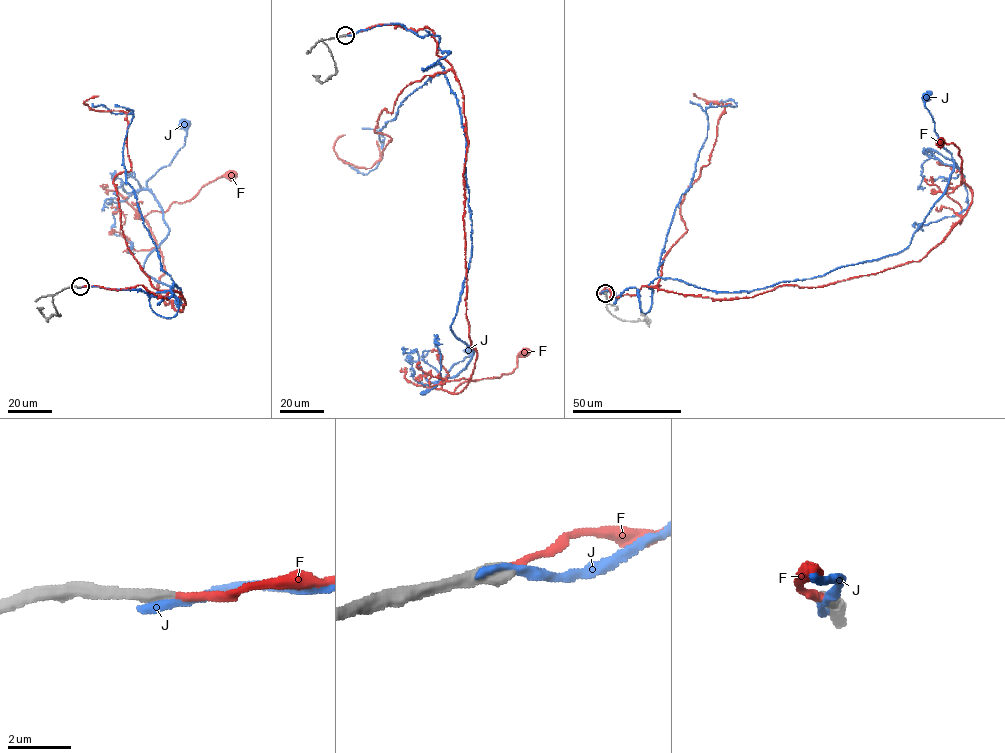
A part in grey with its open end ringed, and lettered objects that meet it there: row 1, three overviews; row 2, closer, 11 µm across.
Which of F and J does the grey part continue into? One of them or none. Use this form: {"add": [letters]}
{"add": ["F"]}

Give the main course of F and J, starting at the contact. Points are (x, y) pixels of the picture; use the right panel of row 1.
F: (605, 293), (608, 285), (617, 296), (649, 286), (735, 299), (919, 261), (972, 199), (958, 149), (940, 143)
J: (605, 293), (634, 287), (644, 313), (658, 277), (752, 291), (901, 251), (953, 167), (927, 97)

